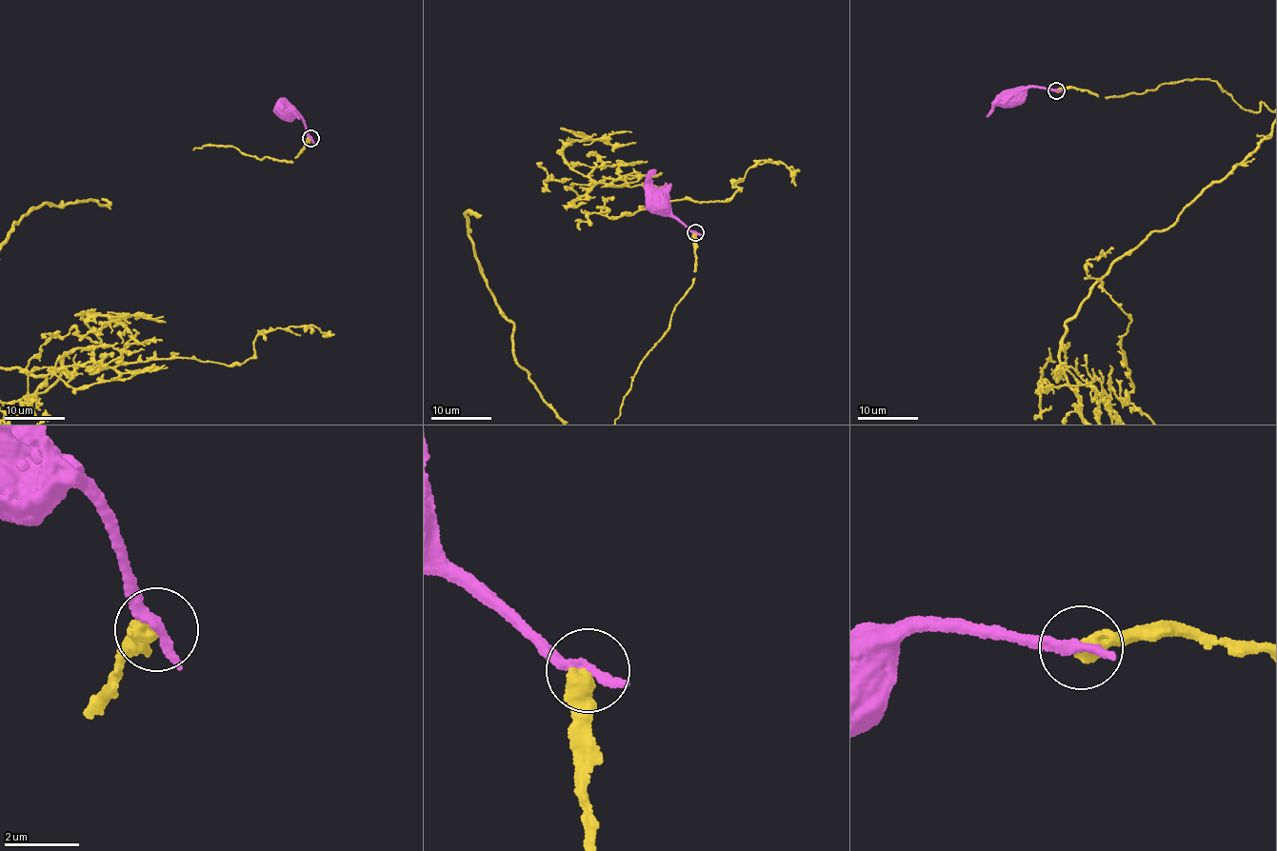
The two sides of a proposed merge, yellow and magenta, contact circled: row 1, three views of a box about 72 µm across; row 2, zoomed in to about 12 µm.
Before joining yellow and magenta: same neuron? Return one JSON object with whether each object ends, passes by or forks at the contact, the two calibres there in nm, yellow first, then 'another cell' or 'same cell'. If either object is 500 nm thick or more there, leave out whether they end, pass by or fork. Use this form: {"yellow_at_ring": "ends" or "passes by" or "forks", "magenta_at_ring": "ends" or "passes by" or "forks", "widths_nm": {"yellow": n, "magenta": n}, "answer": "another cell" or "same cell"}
{"widths_nm": {"yellow": 500, "magenta": 360}, "answer": "another cell"}

